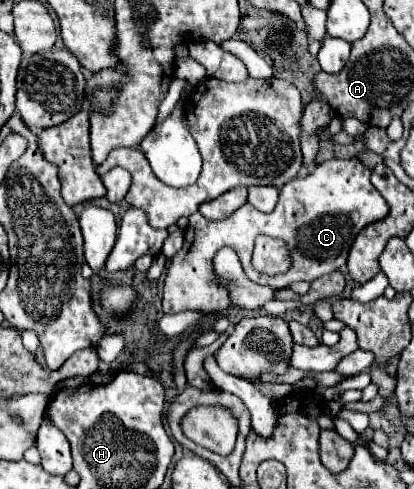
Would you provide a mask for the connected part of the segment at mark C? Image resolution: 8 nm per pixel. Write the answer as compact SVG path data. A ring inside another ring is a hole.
M329 159L317 165L307 177L297 177L289 181L281 193L277 207L263 215L249 203L241 205L227 219L209 221L199 213L189 217L189 227L185 229L183 249L171 259L165 287L163 287L163 313L179 313L187 309L199 311L223 311L229 307L227 289L221 283L213 283L213 257L221 247L231 247L237 251L245 275L259 285L269 285L273 289L283 289L295 281L315 281L331 271L347 269L347 255L357 233L375 221L381 221L389 213L385 197L369 181L371 169L359 159ZM257 235L279 237L289 245L293 255L293 265L289 273L283 275L261 275L251 265L253 241Z

